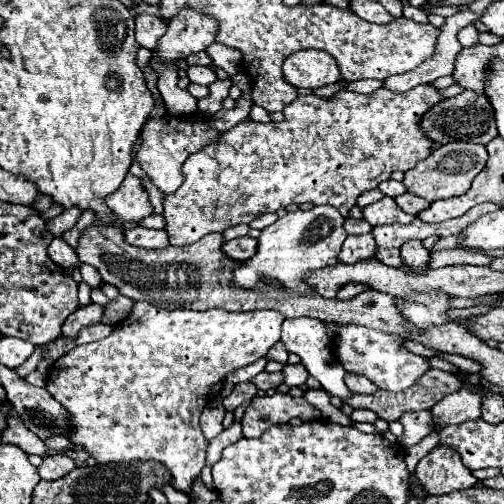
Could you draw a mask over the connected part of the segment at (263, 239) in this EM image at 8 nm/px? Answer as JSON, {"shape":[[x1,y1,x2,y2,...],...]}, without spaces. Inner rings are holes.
{"shape":[[313,206,307,212,297,210,297,212,285,214,275,224,261,230,257,254,233,270,233,284,267,292,267,296,273,300,281,300,285,296,287,298,299,296,299,294,307,296,309,292,313,292,313,288,303,282,303,276,311,270,337,264,337,254,341,250,343,240,347,238,343,222,345,222,343,216,331,206],[263,276,277,278,285,286,285,292,267,286,263,282]]}

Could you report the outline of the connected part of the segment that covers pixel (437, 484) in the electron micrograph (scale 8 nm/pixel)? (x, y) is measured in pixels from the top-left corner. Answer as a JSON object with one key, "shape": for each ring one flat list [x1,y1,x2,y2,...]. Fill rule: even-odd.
{"shape":[[443,444,435,446,425,458,419,460,415,476,429,494,437,496,473,488,477,484,477,478,471,474,471,470,461,464,459,452]]}

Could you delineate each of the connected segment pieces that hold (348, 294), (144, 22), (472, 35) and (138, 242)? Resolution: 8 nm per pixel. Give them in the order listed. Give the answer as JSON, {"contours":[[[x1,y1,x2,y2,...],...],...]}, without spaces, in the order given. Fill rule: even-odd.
{"contours":[[[349,283,339,290,336,298,337,300,348,300,367,289,369,289,369,287,361,283]],[[141,14,135,18,135,36,137,36,137,42,143,46,143,48,149,48,153,50,159,42,159,38,165,34,167,30,167,24,161,20,161,18,155,18,155,16,147,16,147,14]],[[473,24,465,26,463,30,459,30,457,38,459,38,459,42,461,42,463,48,467,48,469,44,477,44,477,42,479,42,479,40,477,40,477,28,475,28]],[[143,226,127,228,125,240,131,246,147,248,147,250,161,250,161,248,169,246,169,238,167,238,165,230,151,230,151,228,143,228]]]}

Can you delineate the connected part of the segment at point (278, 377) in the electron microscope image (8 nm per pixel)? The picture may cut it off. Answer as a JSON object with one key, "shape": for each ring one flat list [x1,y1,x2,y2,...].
{"shape":[[261,372,261,374,257,374,257,376,253,378,253,382,257,384,259,390,267,392,267,390,277,388,277,386,283,382,283,374,281,374,281,372,273,372,273,374,269,374,269,372]]}

